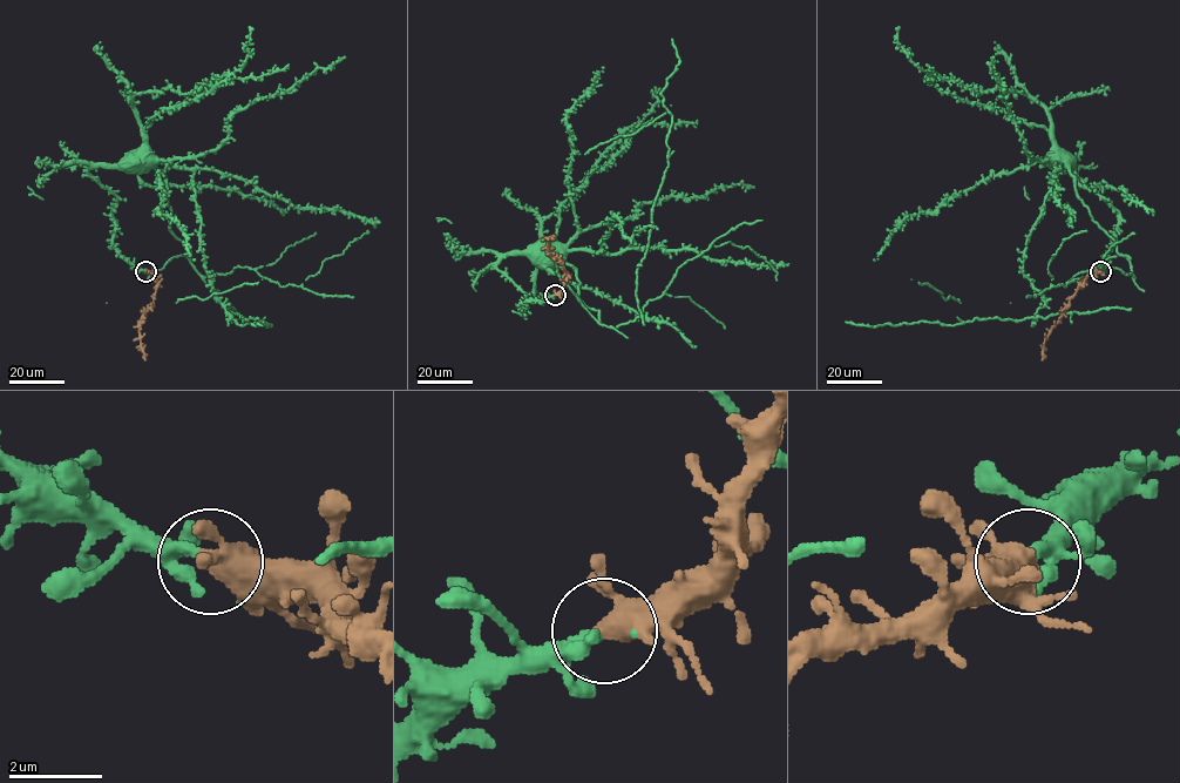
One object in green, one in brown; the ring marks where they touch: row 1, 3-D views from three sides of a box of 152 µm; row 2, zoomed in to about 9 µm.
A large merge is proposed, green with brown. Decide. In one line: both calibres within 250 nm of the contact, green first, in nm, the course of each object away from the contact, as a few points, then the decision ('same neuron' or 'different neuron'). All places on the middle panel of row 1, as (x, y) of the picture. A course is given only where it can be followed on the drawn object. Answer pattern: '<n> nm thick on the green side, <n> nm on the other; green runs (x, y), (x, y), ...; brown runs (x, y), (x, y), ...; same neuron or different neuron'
280 nm thick on the green side, 360 nm on the other; green runs (555, 295), (522, 304), (521, 314), (526, 295), (496, 268), (503, 257), (526, 254), (543, 244); brown runs (555, 295), (562, 289), (565, 274), (562, 263), (549, 250), (548, 240), (554, 236); same neuron

